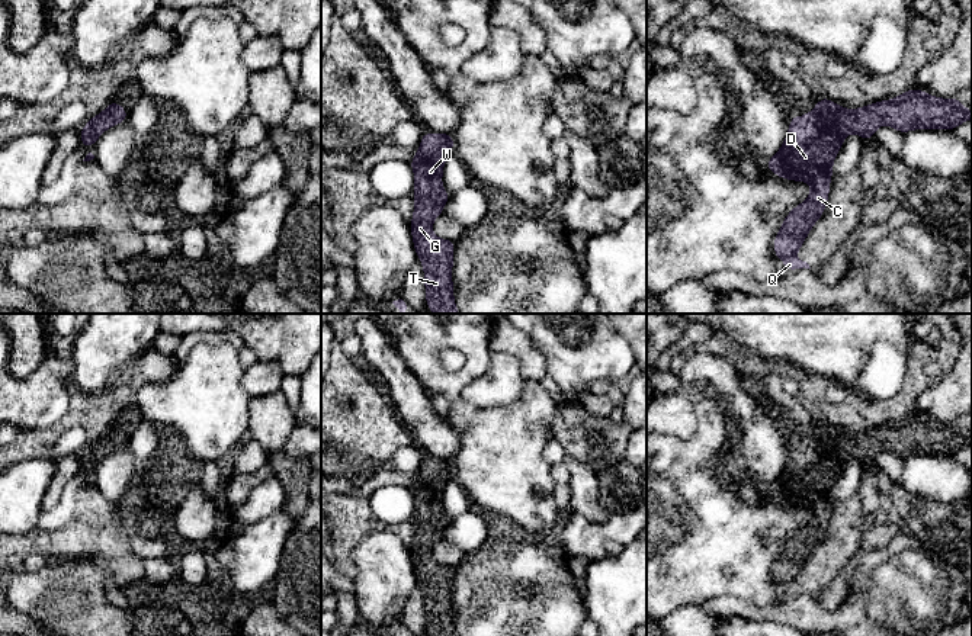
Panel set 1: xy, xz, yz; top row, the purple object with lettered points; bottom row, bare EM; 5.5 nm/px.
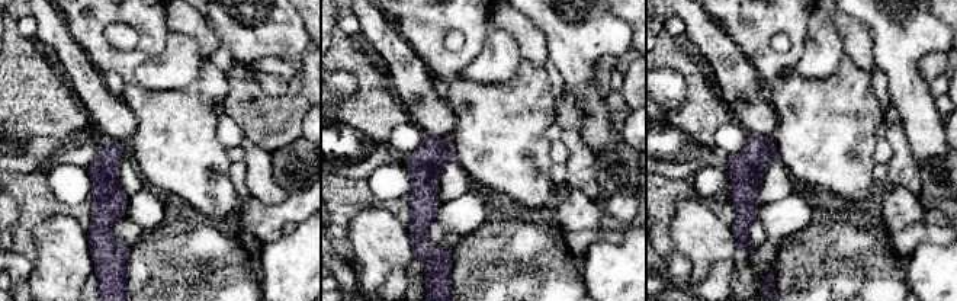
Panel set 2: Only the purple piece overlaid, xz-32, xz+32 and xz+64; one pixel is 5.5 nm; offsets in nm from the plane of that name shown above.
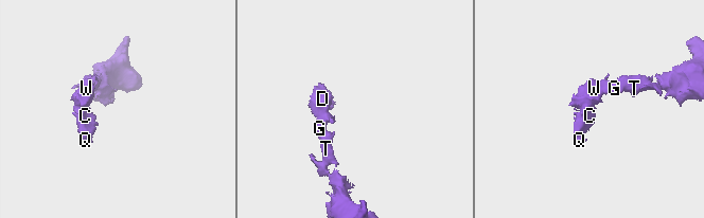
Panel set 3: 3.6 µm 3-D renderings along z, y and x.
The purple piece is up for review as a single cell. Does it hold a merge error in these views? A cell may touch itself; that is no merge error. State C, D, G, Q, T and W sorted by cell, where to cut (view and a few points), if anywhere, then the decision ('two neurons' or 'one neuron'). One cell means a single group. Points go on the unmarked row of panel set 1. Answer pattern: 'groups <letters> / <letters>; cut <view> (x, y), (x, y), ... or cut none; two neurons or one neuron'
groups C D G Q T W; cut none; one neuron

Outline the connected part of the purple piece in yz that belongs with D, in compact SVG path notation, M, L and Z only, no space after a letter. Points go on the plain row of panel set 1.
M911 414L895 423L850 437L822 421L806 441L795 440L790 444L783 470L764 489L785 505L808 507L812 511L809 523L789 537L774 562L774 582L785 587L786 597L811 594L793 581L825 536L834 500L833 486L846 460L854 456L862 465L875 463L875 456L883 449L901 459L911 454L955 456L972 444L972 436L968 437L956 421L939 424Z

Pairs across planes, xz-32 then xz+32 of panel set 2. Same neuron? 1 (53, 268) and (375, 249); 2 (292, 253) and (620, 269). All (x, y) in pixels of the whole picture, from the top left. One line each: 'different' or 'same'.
1: same
2: same

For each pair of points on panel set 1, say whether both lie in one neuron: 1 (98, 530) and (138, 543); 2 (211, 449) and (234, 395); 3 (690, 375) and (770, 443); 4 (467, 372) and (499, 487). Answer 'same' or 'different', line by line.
1: different
2: same
3: same
4: same

